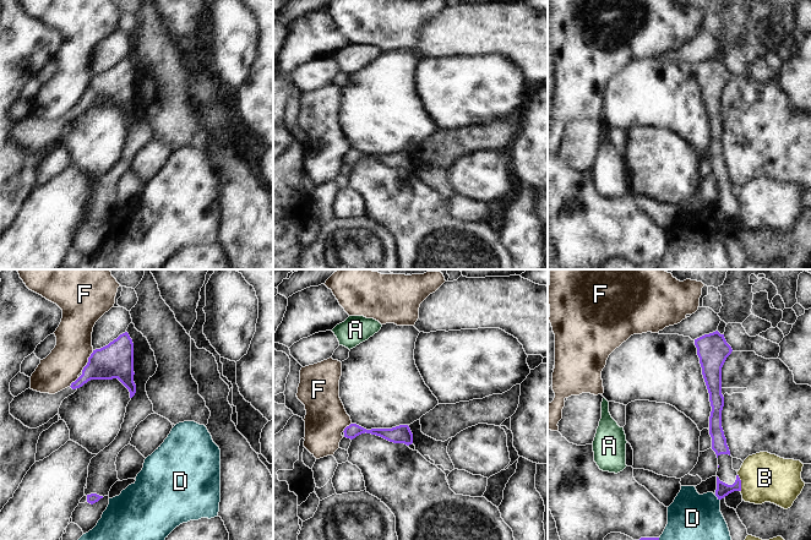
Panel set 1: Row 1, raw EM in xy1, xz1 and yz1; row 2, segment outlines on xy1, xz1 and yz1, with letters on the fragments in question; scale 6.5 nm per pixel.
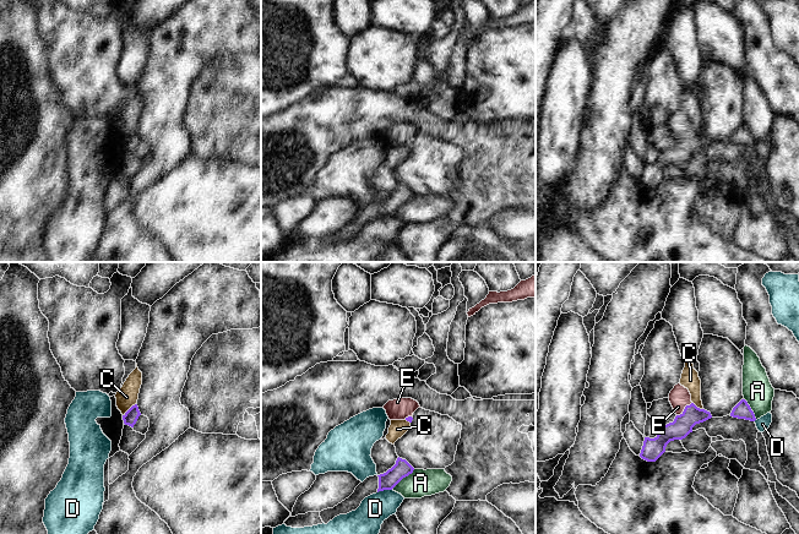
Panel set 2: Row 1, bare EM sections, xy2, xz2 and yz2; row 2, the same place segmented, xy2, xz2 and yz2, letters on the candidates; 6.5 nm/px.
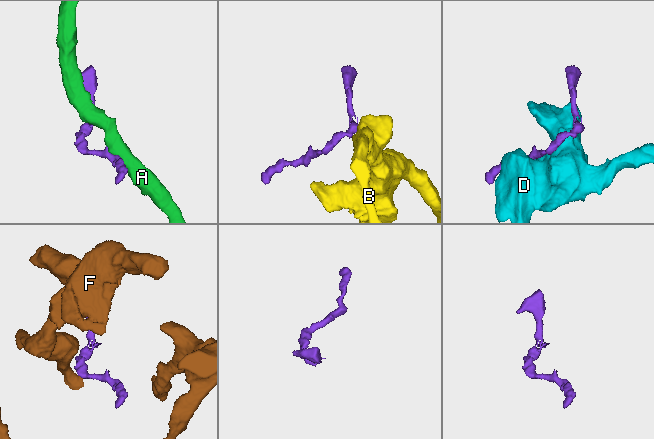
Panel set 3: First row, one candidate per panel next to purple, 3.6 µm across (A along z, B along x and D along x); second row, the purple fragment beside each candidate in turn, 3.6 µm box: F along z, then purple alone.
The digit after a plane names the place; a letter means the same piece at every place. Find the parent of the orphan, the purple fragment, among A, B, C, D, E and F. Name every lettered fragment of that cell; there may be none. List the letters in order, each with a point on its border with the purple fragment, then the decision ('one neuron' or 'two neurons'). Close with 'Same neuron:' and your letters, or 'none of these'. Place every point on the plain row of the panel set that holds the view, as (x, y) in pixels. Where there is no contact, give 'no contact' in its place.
A: xz2 (402, 203) | two neurons
B: yz1 (740, 208) | two neurons
C: xy2 (129, 135) | two neurons
D: xz2 (384, 214) | two neurons
E: yz2 (684, 135) | two neurons
F: xy1 (88, 87) | two neurons
Same neuron: none of these

